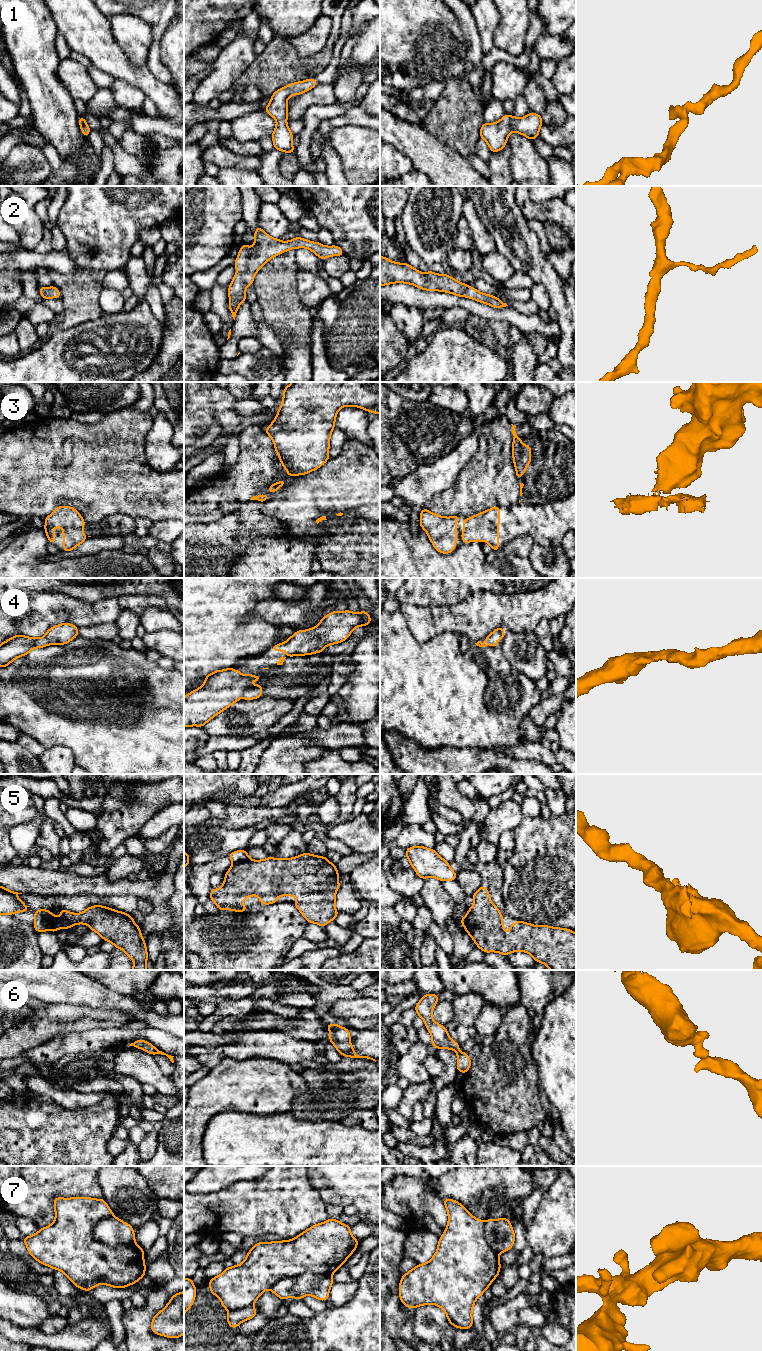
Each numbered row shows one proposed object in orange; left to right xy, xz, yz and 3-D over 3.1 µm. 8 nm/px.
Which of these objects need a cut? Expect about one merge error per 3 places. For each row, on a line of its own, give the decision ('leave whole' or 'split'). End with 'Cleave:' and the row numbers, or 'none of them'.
1: leave whole
2: leave whole
3: split
4: leave whole
5: split
6: leave whole
7: split
Cleave: 3, 5, 7

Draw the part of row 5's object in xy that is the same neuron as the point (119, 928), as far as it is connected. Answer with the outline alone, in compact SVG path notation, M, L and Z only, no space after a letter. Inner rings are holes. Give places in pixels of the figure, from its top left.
M95 905L82 913L72 913L60 909L61 917L51 913L52 932L60 928L71 929L76 924L87 924L91 930L99 934L104 941L111 942L122 949L133 961L131 970L147 970L148 953L146 943L131 915L111 908Z

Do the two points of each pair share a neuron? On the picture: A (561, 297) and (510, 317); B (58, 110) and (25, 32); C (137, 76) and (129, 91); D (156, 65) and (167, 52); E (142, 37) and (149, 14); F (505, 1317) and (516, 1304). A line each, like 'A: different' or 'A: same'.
A: different
B: same
C: different
D: different
E: different
F: same

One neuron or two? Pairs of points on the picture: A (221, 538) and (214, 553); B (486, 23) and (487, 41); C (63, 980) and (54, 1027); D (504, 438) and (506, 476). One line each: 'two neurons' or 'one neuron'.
A: two neurons
B: one neuron
C: two neurons
D: one neuron

